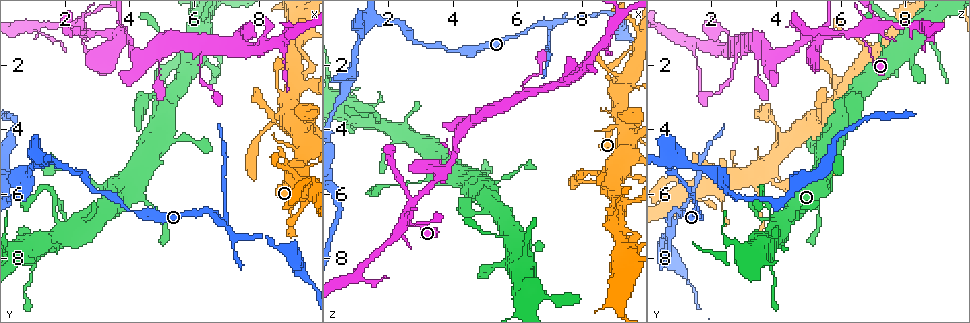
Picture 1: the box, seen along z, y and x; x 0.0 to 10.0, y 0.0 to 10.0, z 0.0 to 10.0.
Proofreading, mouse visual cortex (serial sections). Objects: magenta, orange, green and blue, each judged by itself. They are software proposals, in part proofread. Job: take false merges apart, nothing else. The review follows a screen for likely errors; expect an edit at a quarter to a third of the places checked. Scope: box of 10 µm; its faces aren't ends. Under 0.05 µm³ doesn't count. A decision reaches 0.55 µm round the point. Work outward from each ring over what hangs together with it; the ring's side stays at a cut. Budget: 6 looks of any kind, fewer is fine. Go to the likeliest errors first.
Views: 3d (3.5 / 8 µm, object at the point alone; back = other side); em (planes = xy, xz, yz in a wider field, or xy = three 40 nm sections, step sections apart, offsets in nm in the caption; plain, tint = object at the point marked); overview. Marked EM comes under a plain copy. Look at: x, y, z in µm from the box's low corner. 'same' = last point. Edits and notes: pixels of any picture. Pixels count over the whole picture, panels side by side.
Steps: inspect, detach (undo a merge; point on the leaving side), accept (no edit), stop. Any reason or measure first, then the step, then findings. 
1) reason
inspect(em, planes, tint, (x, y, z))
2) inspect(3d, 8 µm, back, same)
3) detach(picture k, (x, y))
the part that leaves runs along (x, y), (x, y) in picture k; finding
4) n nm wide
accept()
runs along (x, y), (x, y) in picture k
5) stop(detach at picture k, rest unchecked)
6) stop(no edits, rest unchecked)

sharp bend
inspect(em, xy, step 1, tint, (2.55, 1.20, 6.70))

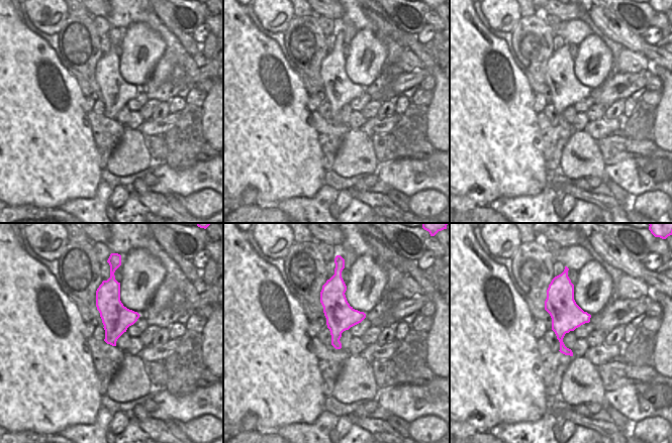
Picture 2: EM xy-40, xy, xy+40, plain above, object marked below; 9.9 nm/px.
wider look
inspect(3d, 3.5 µm, same)

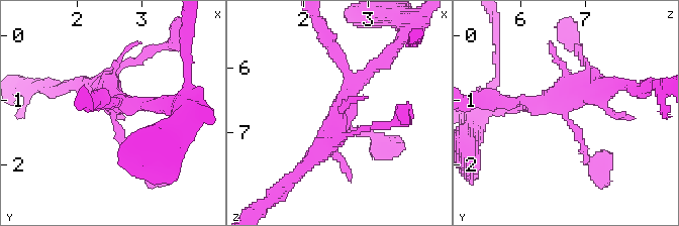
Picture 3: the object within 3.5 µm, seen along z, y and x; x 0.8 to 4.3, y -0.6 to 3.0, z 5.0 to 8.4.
accept()
runs along (589, 163), (578, 132), (553, 102), (516, 105) in picture 3; one cell here

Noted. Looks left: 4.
branch point
inspect(3d, 3.5 µm, (6.95, 7.00, 0.75))

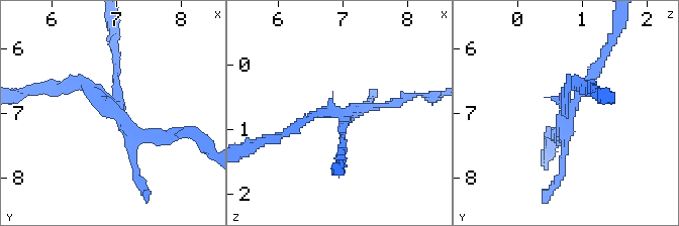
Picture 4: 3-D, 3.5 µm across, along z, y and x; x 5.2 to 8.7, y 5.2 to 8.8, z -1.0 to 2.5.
now the EM
inspect(em, xy, step 3, tint, (7.00, 6.95, 0.80))

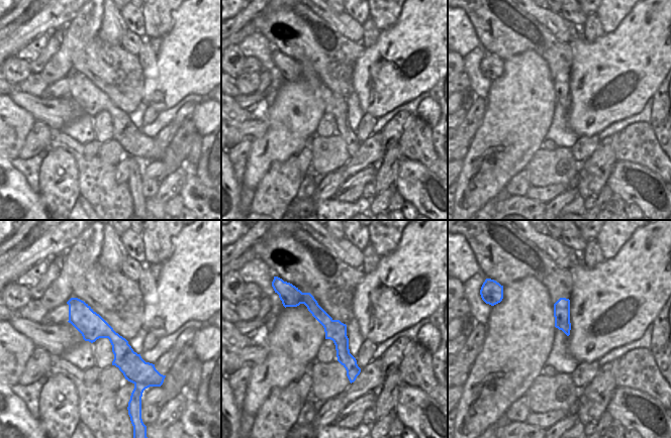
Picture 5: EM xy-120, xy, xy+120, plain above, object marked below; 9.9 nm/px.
inspect(em, xy, step 5, tint, same)

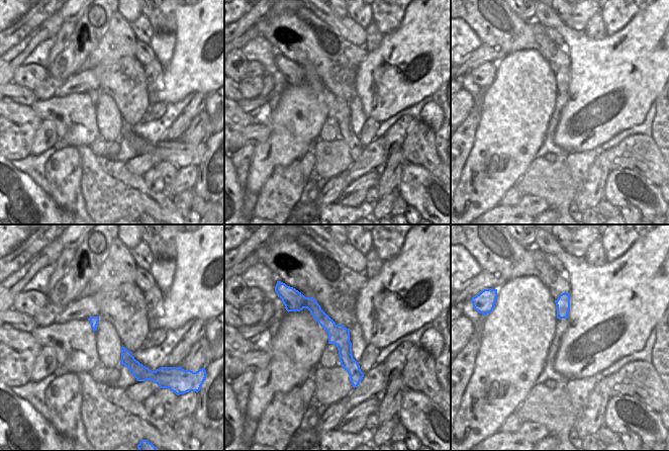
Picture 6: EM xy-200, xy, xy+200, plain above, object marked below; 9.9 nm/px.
accept()
runs along (295, 306), (309, 305), (340, 337), (355, 383) in picture 6; continuous, no second cell

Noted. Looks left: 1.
stop(no edits, rest unchecked)

